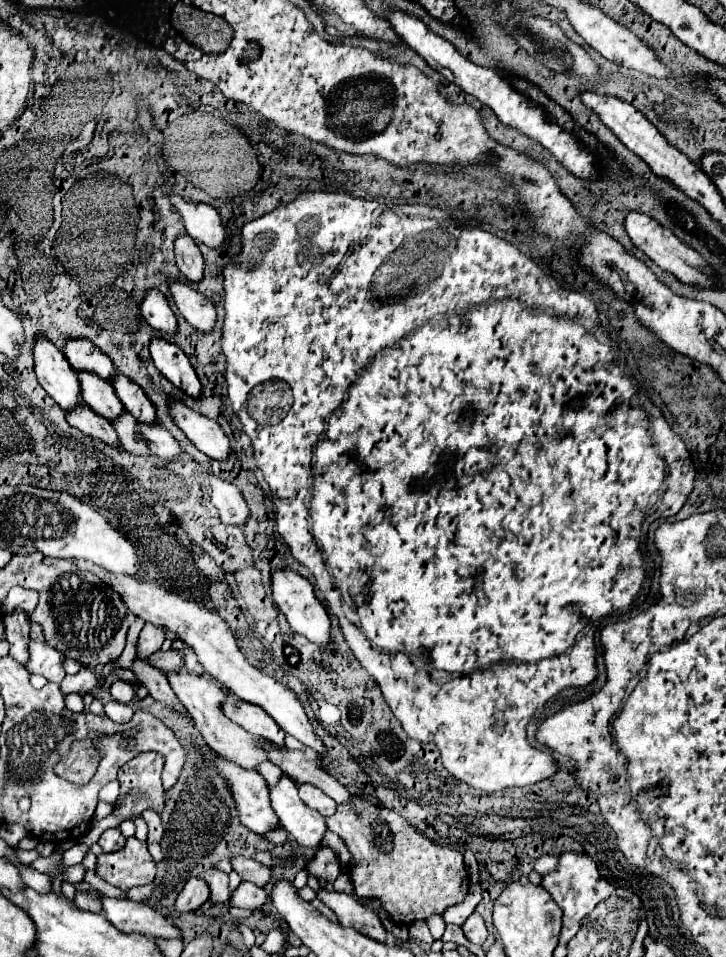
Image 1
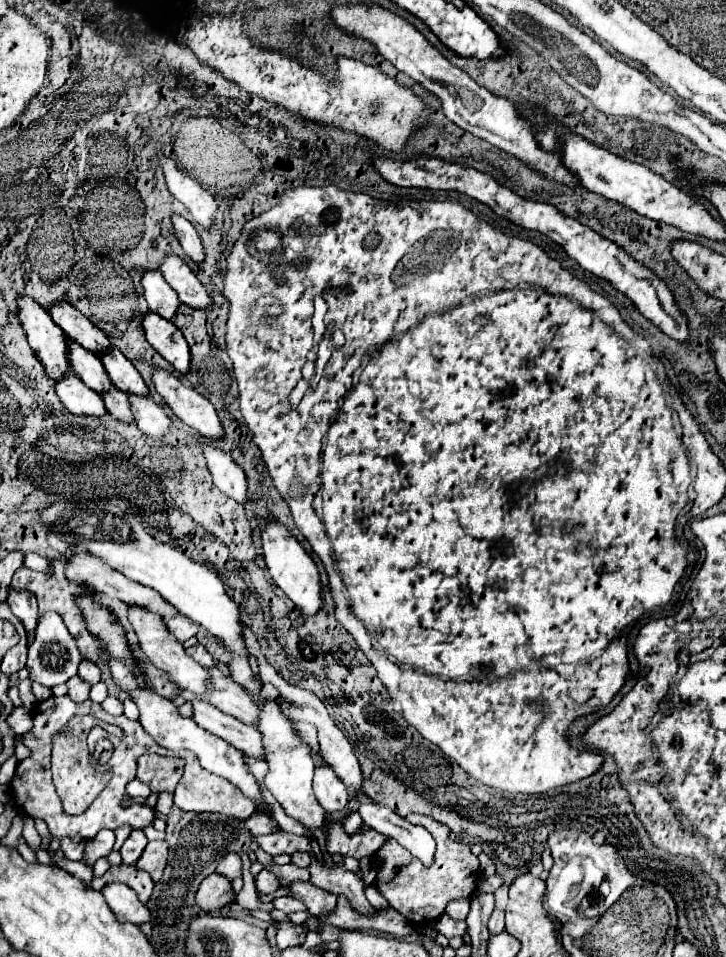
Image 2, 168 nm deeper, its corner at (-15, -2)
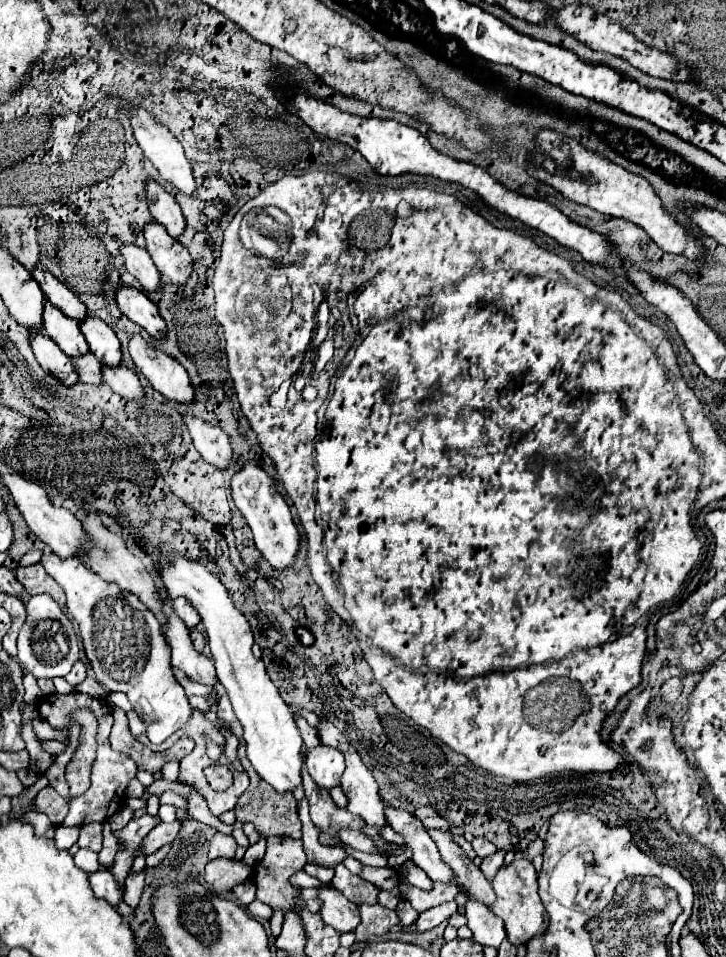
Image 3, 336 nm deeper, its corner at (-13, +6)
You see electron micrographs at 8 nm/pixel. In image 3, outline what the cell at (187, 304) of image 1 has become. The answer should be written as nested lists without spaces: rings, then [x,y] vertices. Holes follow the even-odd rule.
[[[149,223],[145,227],[145,241],[147,253],[151,255],[163,281],[185,285],[193,273],[193,259],[189,251],[177,239],[173,239],[159,223]]]

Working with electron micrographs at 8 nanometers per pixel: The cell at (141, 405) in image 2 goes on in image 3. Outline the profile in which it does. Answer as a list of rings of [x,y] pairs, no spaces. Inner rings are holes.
[[[121,365],[121,367],[103,367],[103,379],[123,399],[141,401],[145,397],[145,391],[139,383],[137,373],[127,369],[125,365]]]

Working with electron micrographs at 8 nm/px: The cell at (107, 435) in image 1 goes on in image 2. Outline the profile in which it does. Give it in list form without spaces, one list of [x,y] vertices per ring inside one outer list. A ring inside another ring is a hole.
[[[65,373],[63,379],[53,383],[53,387],[61,403],[69,411],[75,411],[75,415],[103,415],[105,405],[99,393],[85,387],[85,383],[75,373]]]

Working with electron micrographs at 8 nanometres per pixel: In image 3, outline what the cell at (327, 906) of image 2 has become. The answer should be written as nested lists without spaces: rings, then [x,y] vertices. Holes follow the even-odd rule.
[[[319,887],[319,903],[321,903],[321,917],[327,925],[335,931],[345,933],[353,931],[359,925],[359,907],[351,903],[341,891],[335,887]]]

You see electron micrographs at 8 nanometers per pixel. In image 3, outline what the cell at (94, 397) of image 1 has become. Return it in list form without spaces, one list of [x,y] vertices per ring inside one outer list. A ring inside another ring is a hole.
[[[45,303],[45,331],[59,345],[59,349],[73,359],[91,353],[85,343],[85,337],[81,335],[79,323],[61,315],[61,311],[51,303]]]

